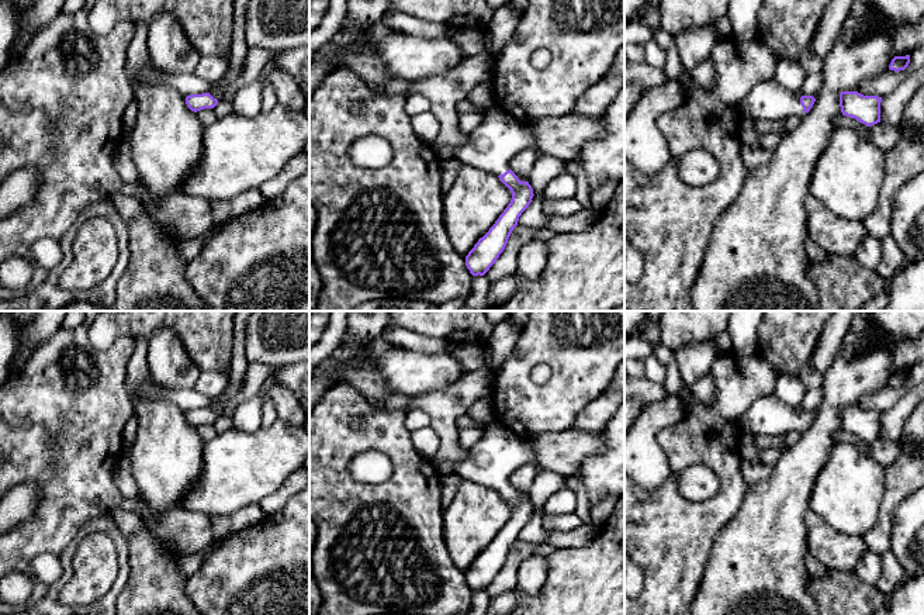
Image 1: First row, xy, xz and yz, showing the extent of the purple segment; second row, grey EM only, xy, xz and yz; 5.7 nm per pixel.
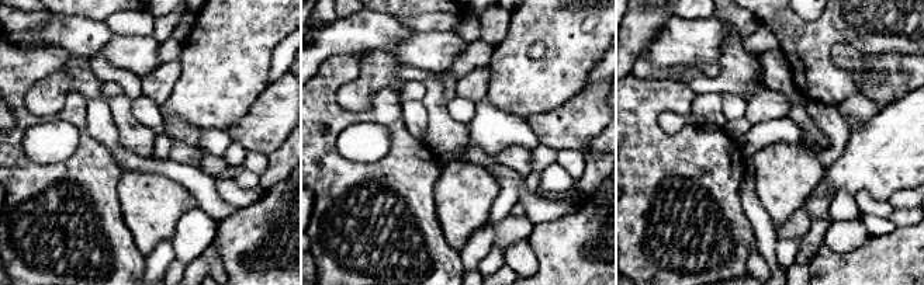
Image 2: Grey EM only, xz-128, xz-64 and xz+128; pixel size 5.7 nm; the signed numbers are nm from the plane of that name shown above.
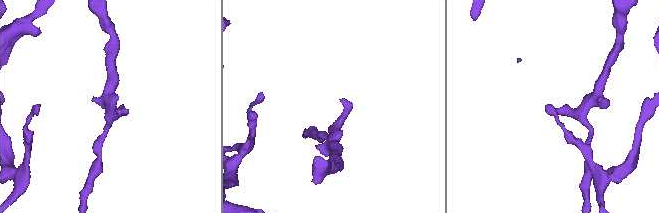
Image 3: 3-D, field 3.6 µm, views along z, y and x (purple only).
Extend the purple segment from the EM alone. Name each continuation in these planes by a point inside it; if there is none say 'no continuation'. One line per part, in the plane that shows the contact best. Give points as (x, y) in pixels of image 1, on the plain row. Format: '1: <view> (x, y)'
1: yz (768, 415)

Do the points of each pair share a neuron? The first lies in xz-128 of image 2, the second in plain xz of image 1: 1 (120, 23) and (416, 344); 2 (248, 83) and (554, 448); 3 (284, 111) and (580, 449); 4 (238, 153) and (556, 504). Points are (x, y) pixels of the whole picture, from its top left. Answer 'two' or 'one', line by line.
1: one
2: two
3: one
4: two

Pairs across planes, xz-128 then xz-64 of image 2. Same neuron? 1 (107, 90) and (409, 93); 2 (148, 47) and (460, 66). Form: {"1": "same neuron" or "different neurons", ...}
{"1": "same neuron", "2": "different neurons"}

